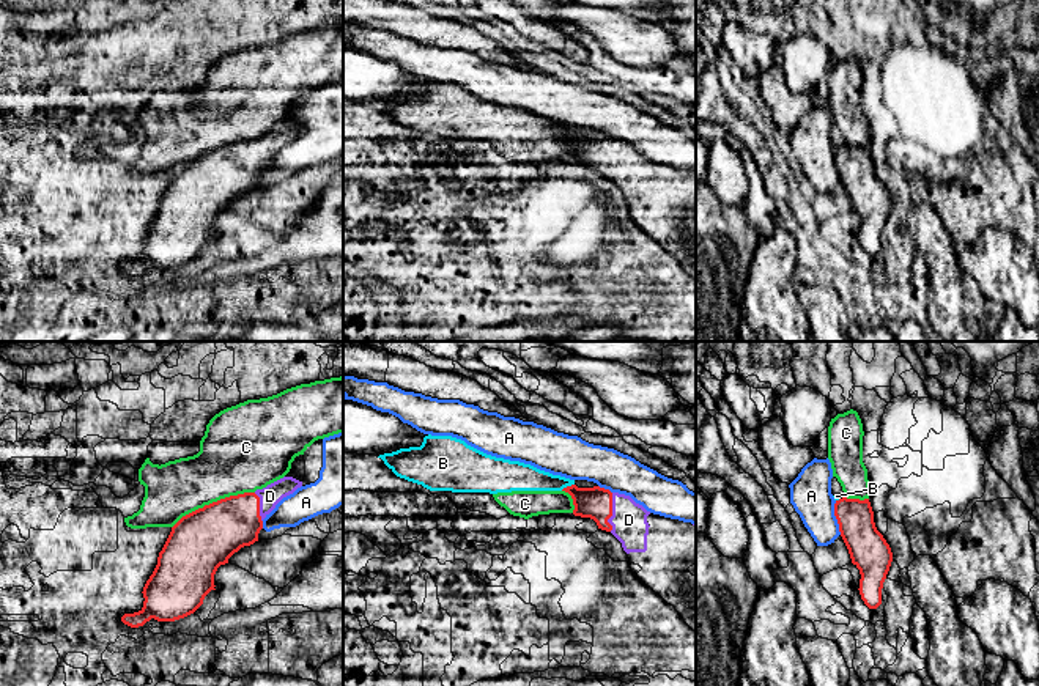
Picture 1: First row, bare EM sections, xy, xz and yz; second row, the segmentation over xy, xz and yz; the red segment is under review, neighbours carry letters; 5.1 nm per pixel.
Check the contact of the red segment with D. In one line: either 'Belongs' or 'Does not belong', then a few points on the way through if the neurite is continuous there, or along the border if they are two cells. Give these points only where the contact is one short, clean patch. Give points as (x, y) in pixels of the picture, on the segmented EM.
Belongs

